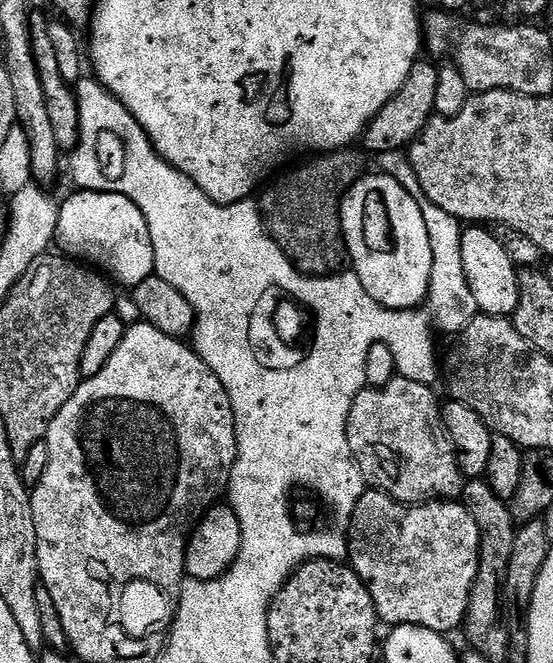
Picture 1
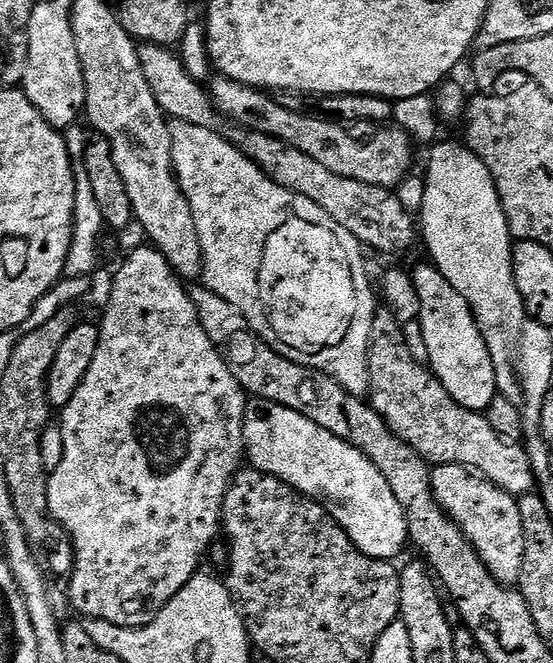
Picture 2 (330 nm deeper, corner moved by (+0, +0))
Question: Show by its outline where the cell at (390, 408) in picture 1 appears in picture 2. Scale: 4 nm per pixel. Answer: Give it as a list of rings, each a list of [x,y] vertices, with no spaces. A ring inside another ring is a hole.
[[[387,306],[377,307],[372,317],[372,329],[370,330],[370,342],[368,343],[368,365],[370,366],[370,386],[367,395],[370,397],[372,409],[379,414],[384,421],[414,449],[429,465],[457,464],[466,466],[474,472],[485,476],[491,484],[497,484],[499,488],[505,488],[510,495],[521,497],[531,493],[537,487],[536,475],[530,466],[530,458],[526,454],[523,443],[508,444],[490,426],[487,415],[472,412],[464,408],[442,386],[442,382],[427,363],[419,364],[414,355],[410,354],[410,348],[406,344],[405,325],[400,324]]]

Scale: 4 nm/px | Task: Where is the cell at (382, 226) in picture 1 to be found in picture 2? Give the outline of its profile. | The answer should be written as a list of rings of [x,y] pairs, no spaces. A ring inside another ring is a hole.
[[[425,262],[411,269],[412,282],[418,292],[422,335],[429,350],[427,365],[442,382],[442,386],[464,408],[483,413],[498,394],[494,362],[490,350],[478,330],[478,322],[462,294],[446,282],[444,275],[431,263]]]

